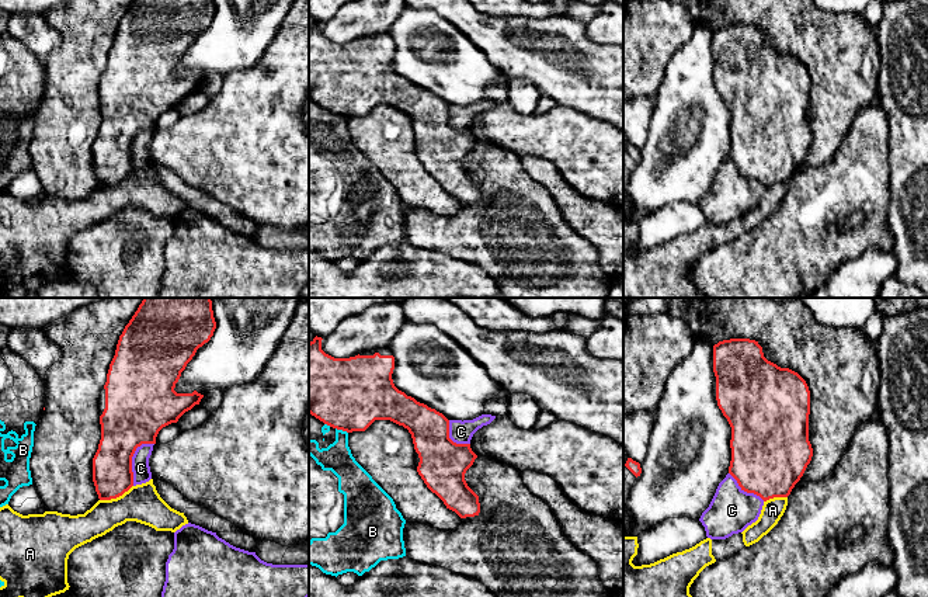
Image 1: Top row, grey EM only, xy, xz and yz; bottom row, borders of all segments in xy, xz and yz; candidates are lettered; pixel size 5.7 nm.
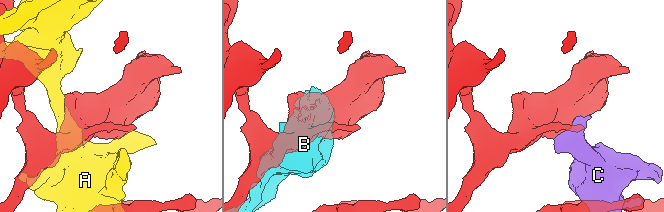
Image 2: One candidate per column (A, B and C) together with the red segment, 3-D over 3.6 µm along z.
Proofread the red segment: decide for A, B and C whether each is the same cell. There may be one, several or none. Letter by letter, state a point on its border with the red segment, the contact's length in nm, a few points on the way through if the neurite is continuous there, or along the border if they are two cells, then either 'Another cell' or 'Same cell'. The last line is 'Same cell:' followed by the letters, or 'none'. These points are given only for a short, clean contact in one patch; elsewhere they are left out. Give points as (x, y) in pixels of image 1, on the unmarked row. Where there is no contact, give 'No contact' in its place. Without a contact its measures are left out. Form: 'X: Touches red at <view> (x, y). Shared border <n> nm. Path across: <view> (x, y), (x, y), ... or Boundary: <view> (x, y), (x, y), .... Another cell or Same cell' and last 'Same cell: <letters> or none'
A: Touches red at xy (115, 183). Shared border 220 nm. Another cell
B: Touches red at xz (341, 114). Shared border 80 nm. Boundary: xz (336, 113), (347, 118). Another cell
C: Touches red at xy (131, 143). Shared border 280 nm. Another cell
Same cell: none

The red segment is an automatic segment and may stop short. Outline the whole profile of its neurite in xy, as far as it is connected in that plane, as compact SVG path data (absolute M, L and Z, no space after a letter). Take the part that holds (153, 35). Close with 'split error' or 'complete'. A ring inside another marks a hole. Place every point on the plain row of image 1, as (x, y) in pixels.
M133 0L119 21L100 79L101 125L93 143L93 167L100 185L122 181L133 171L132 142L142 129L156 129L159 117L178 104L204 80L174 76L181 58L216 14L213 0Z; split error

